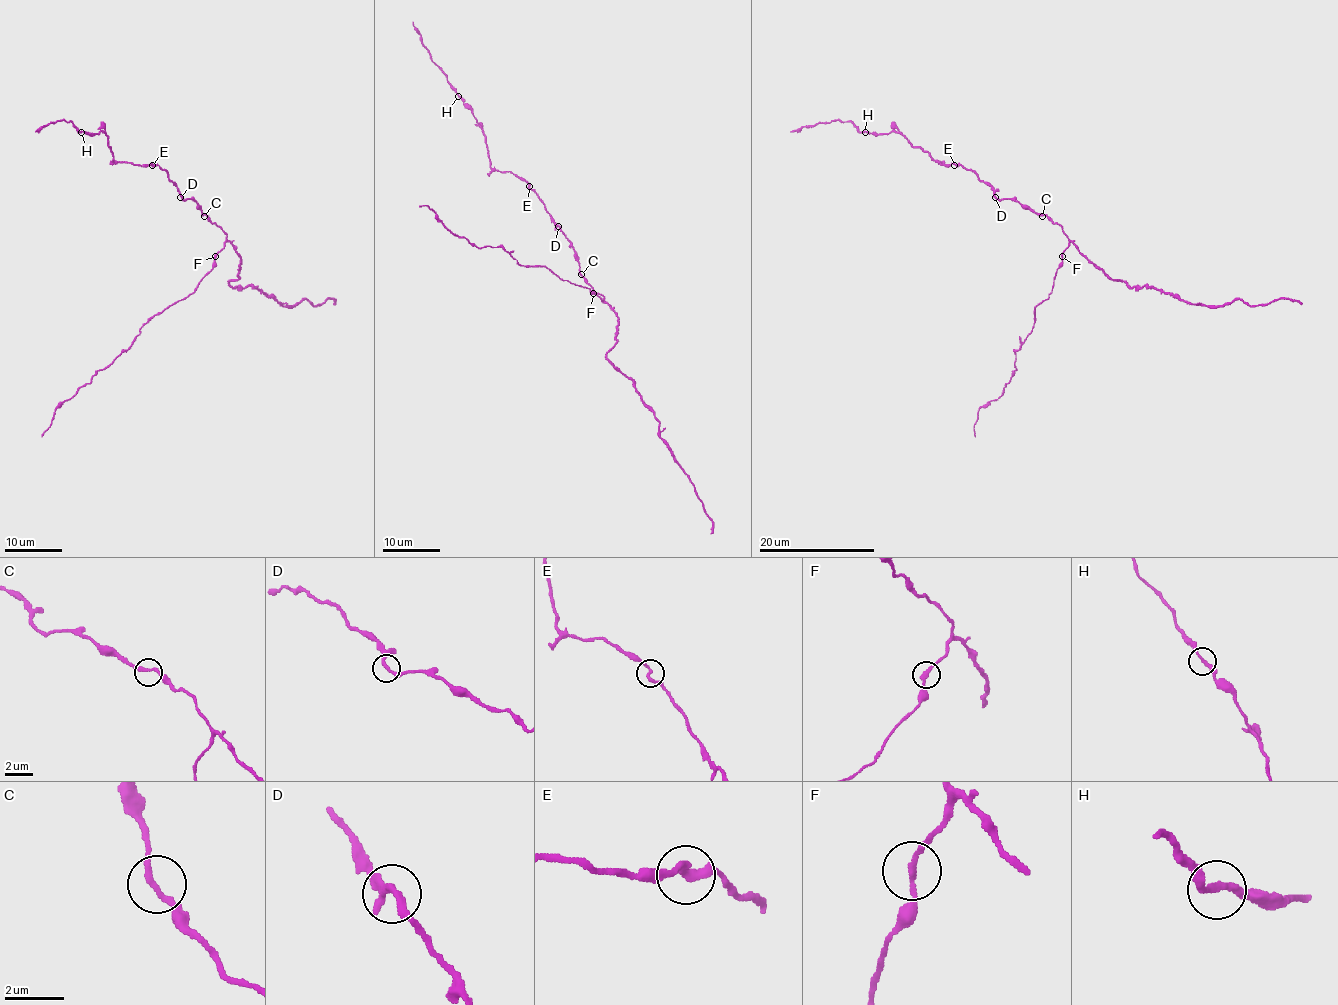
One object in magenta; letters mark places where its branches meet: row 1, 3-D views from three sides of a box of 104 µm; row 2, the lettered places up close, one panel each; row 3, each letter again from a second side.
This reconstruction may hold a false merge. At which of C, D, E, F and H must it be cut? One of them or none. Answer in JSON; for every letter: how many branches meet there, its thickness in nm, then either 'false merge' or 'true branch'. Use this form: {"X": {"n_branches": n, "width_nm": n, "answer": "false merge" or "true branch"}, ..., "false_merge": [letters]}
{"C": {"n_branches": 2, "width_nm": 200, "answer": "true branch"}, "D": {"n_branches": 2, "width_nm": 240, "answer": "true branch"}, "E": {"n_branches": 2, "width_nm": 220, "answer": "true branch"}, "F": {"n_branches": 2, "width_nm": 220, "answer": "false merge"}, "H": {"n_branches": 2, "width_nm": 240, "answer": "true branch"}, "false_merge": ["F"]}

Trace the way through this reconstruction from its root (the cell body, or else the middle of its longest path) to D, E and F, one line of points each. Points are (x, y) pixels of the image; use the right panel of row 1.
D: (1042, 214), (1009, 198), (995, 197)
E: (1042, 214), (1009, 198), (998, 198), (993, 190), (973, 171), (954, 165)
F: (1042, 214), (1058, 223), (1068, 239), (1068, 246), (1061, 256)

